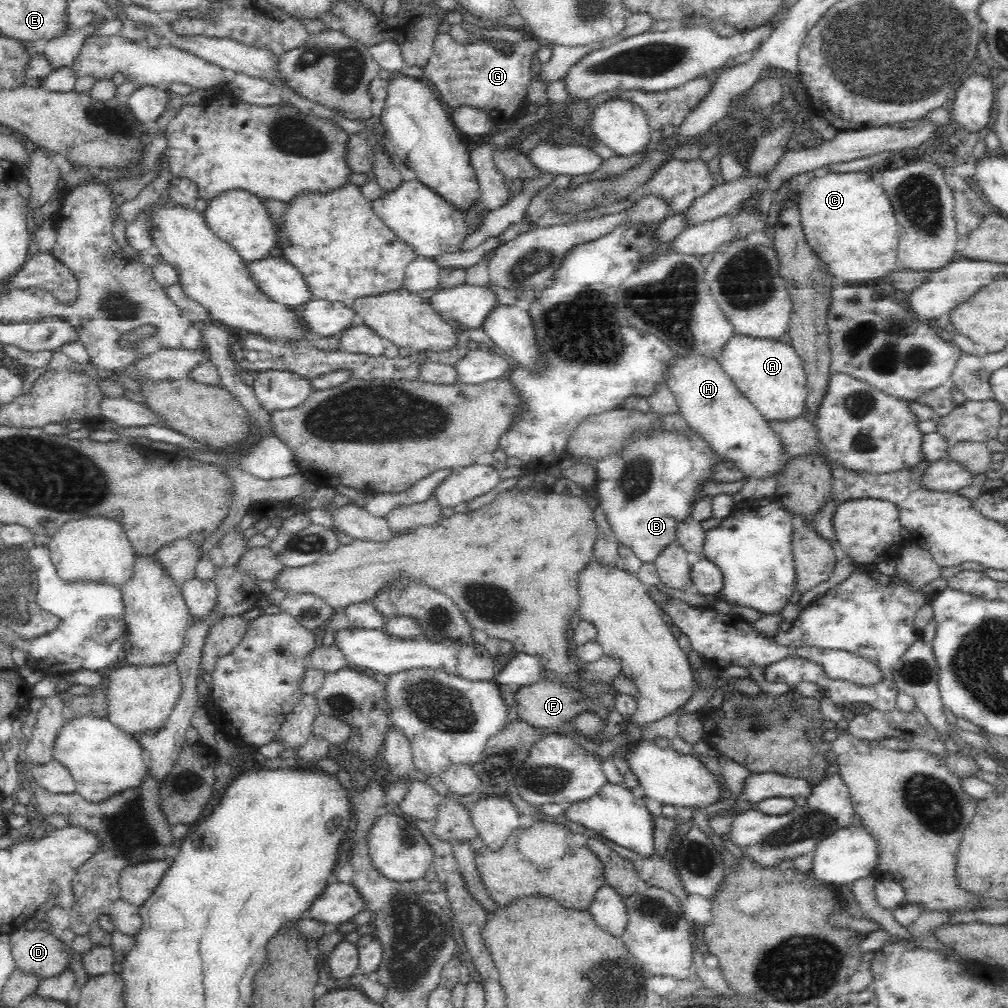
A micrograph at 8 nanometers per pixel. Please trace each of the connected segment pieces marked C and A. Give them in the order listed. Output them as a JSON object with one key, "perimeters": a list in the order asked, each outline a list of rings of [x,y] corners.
{"perimeters":[[[[866,170],[846,173],[829,171],[822,178],[813,177],[800,194],[797,204],[807,243],[816,256],[827,264],[827,271],[832,276],[843,278],[848,285],[862,284],[876,278],[884,278],[899,267],[897,258],[899,236],[895,212],[874,173]]],[[[734,333],[718,356],[722,369],[768,421],[799,417],[805,410],[807,376],[803,360],[790,343]]]]}

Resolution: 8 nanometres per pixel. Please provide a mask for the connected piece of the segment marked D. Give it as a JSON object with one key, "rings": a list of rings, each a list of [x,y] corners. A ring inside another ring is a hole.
{"rings":[[[22,926],[9,935],[15,967],[22,972],[38,975],[42,979],[68,968],[72,953],[70,947],[58,939],[58,933],[27,930]]]}

